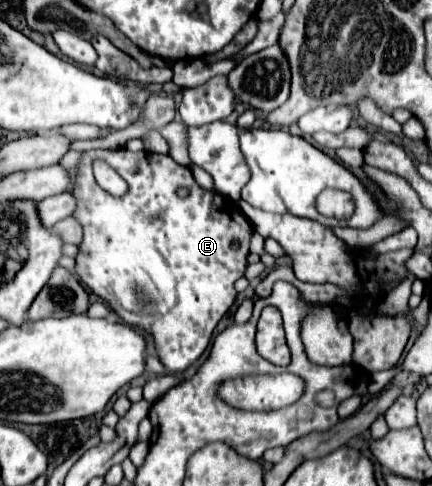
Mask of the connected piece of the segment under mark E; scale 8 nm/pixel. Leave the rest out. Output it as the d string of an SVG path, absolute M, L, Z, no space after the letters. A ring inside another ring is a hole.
M119 148L83 152L77 164L71 194L77 200L71 216L83 226L83 240L75 256L75 274L79 276L81 284L85 284L85 288L89 288L115 314L119 314L125 324L141 328L145 334L149 334L167 372L179 374L203 354L217 322L235 302L237 290L233 284L235 280L243 278L247 270L253 226L249 226L249 220L245 214L241 214L237 202L217 194L215 190L201 188L193 180L187 166L177 164L171 156L153 154L147 150L129 152L127 148ZM95 158L109 162L127 182L129 190L125 196L111 196L95 182L91 170L91 162ZM177 186L187 186L191 194L187 198L179 198ZM231 240L239 240L241 248L233 250Z

